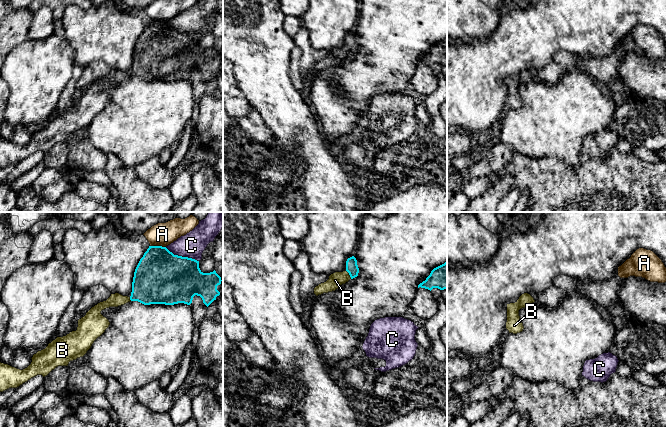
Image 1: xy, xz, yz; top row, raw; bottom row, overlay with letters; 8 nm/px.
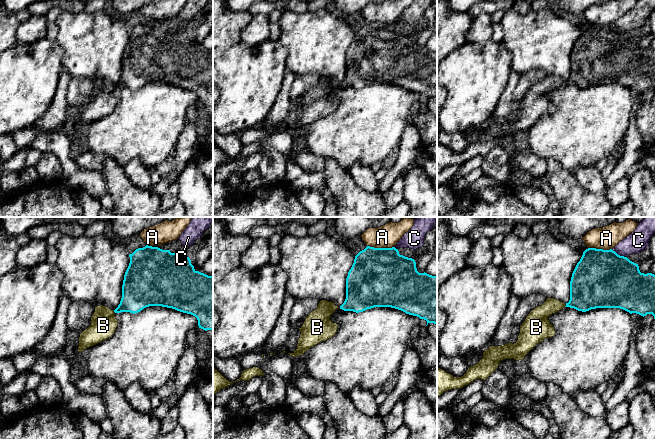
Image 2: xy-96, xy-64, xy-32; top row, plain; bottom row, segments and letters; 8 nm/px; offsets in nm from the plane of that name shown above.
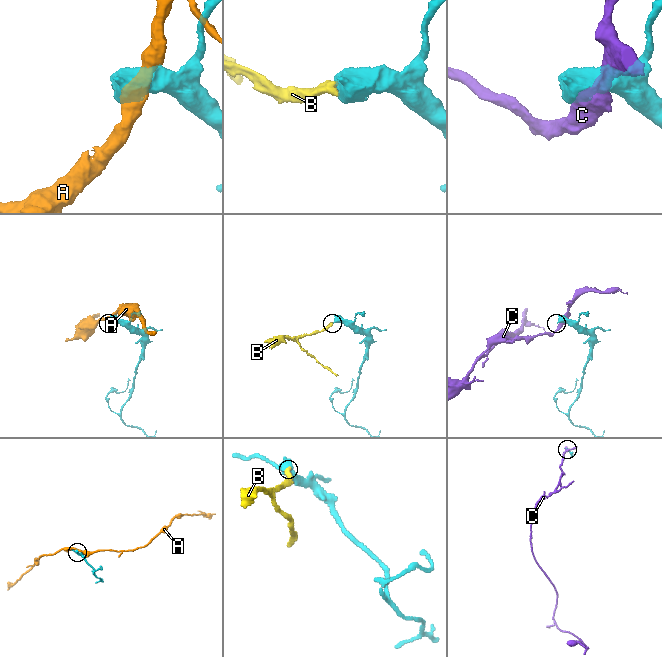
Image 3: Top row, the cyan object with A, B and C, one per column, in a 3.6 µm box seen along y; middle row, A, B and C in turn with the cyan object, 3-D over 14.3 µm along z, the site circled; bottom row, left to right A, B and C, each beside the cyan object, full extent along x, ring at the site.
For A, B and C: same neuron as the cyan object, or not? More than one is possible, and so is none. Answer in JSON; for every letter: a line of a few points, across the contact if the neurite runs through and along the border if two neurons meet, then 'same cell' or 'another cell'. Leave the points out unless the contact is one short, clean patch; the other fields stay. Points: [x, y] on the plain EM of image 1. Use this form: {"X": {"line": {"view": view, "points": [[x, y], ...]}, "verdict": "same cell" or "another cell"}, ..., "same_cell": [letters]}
{"A": {"line": {"view": "xy", "points": [[150, 21], [165, 23]]}, "verdict": "another cell"}, "B": {"line": {"view": "xz", "points": [[352, 44], [349, 50], [335, 56]]}, "verdict": "same cell"}, "C": {"verdict": "another cell"}, "same_cell": ["B"]}

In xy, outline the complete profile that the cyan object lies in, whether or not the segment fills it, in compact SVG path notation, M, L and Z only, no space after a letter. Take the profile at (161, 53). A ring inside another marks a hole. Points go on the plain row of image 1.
M149 22L135 45L130 73L119 69L111 70L106 77L92 83L84 93L78 96L76 107L63 113L57 113L45 125L34 130L31 134L32 138L27 144L20 146L0 138L0 168L9 164L17 164L37 151L45 153L56 143L68 142L70 137L83 133L94 117L110 101L109 96L101 90L102 86L118 83L130 77L138 77L144 81L174 81L178 79L190 81L195 71L200 72L203 79L208 83L220 71L217 62L221 60L221 57L221 53L215 46L210 49L203 49L199 44L199 37L195 35L174 31L166 23Z

